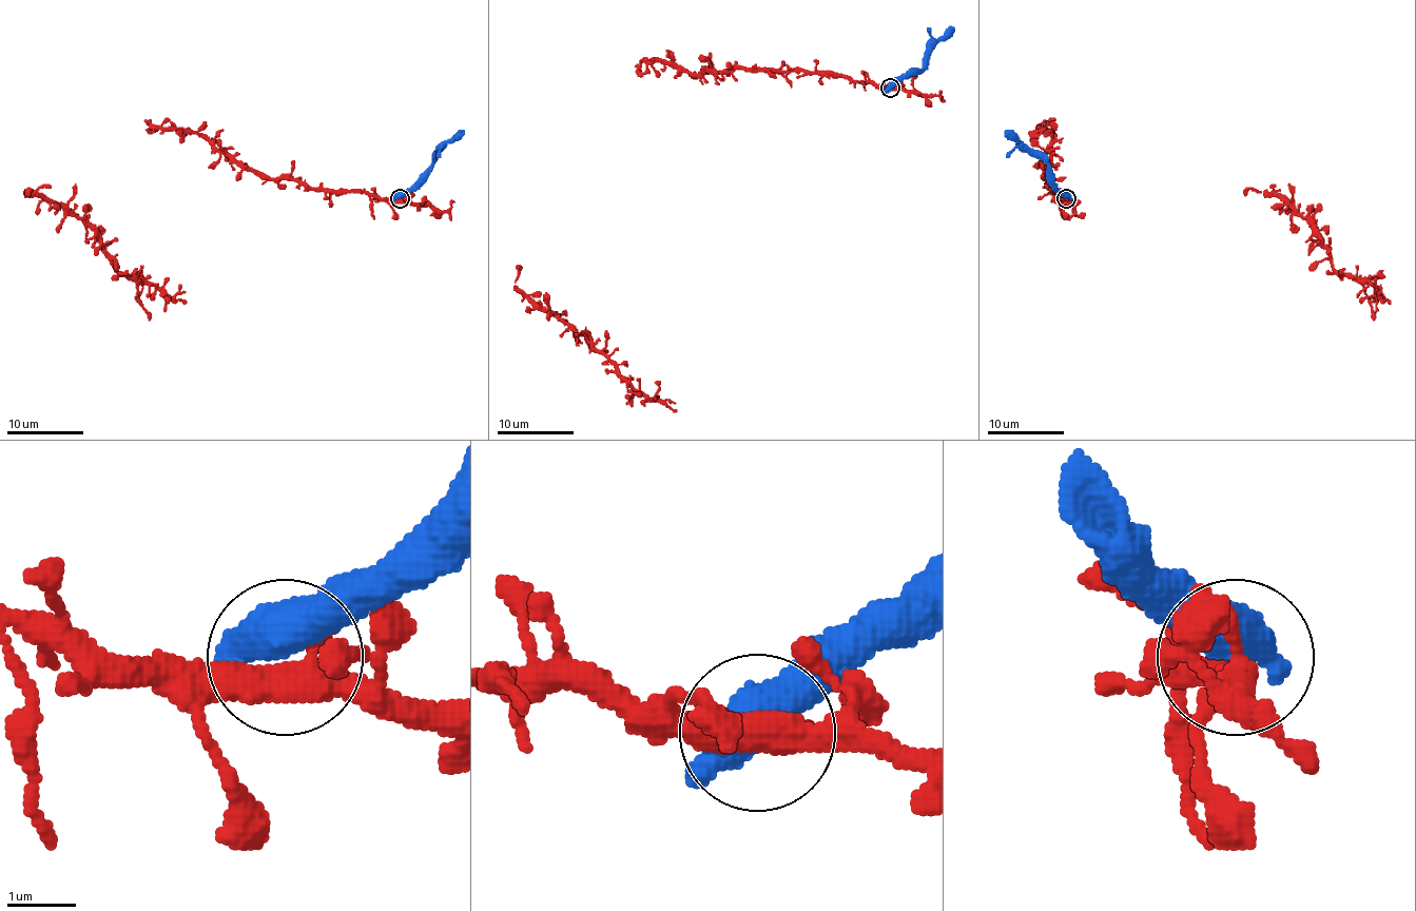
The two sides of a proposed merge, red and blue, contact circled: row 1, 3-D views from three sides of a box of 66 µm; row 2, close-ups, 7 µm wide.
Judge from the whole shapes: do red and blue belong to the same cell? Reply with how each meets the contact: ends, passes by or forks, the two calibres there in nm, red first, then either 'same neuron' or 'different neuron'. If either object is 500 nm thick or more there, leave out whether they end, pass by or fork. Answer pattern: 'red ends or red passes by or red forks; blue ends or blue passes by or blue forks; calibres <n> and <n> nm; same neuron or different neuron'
calibres 480 and 750 nm; different neuron

